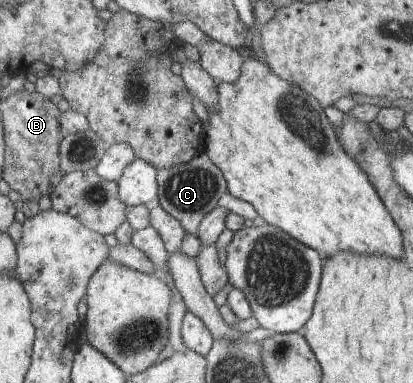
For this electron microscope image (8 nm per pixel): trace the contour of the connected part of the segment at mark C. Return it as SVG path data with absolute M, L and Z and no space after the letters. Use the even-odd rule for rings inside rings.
M205 152L195 156L186 164L179 164L174 168L157 171L159 182L159 198L157 203L164 207L172 216L178 218L189 234L197 235L202 220L216 207L220 196L230 193L226 176L221 168Z

